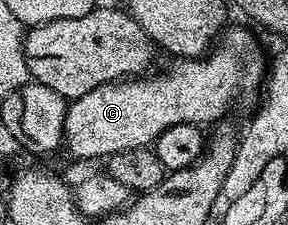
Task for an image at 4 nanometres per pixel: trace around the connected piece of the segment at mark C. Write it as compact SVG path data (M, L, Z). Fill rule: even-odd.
M237 26L226 29L219 41L202 58L182 58L172 63L170 70L162 74L150 73L148 76L134 76L128 80L108 82L87 96L72 99L65 108L64 149L69 149L77 158L108 159L110 154L118 154L140 146L152 147L167 128L175 124L191 122L194 124L216 124L226 117L236 98L245 98L257 89L262 89L267 74L267 62L261 59L261 46L249 30Z

